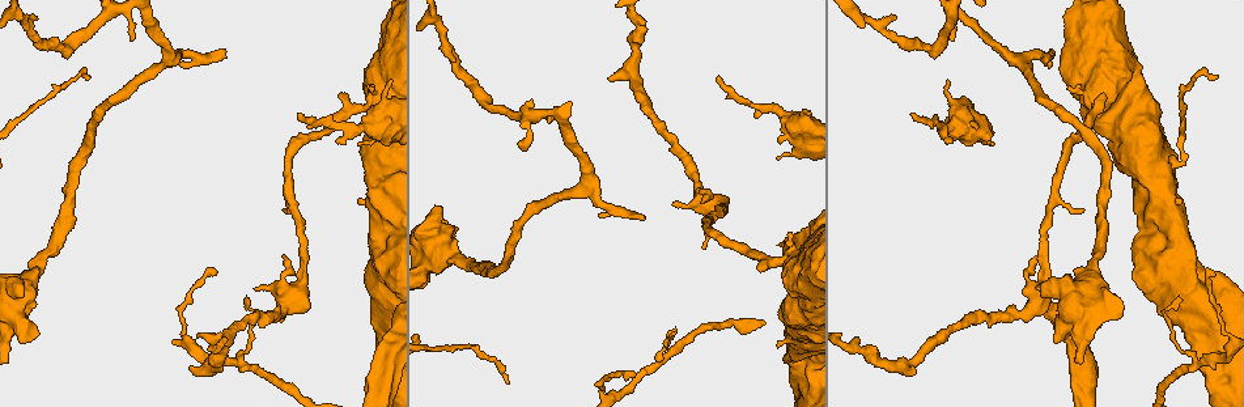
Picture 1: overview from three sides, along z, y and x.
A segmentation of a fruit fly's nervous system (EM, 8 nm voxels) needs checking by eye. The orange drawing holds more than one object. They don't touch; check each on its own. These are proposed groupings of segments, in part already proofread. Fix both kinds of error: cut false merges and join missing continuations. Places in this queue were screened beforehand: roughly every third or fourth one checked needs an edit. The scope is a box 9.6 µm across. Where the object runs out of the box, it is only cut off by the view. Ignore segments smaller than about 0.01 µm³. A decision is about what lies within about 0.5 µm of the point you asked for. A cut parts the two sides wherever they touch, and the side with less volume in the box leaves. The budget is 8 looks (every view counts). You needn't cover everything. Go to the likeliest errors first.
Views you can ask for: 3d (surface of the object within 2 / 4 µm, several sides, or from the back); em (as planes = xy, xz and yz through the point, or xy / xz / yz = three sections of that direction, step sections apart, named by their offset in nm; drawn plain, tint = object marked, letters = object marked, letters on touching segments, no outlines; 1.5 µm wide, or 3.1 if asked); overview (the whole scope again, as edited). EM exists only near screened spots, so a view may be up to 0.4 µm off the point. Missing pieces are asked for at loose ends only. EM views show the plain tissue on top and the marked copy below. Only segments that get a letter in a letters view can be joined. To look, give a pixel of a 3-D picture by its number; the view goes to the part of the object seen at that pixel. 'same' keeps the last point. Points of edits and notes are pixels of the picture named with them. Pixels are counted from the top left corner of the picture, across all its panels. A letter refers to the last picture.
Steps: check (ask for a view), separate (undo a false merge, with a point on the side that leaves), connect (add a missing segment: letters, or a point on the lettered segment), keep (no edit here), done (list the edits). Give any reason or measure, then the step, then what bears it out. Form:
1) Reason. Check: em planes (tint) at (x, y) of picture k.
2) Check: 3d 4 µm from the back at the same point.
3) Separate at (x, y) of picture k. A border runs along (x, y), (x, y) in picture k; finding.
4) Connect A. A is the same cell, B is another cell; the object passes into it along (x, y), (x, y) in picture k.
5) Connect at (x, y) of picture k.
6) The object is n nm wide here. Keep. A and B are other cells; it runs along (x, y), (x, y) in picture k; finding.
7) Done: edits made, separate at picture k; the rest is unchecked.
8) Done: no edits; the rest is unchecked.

Free end. Check: em planes (tint) at (1055, 51) of picture 1.

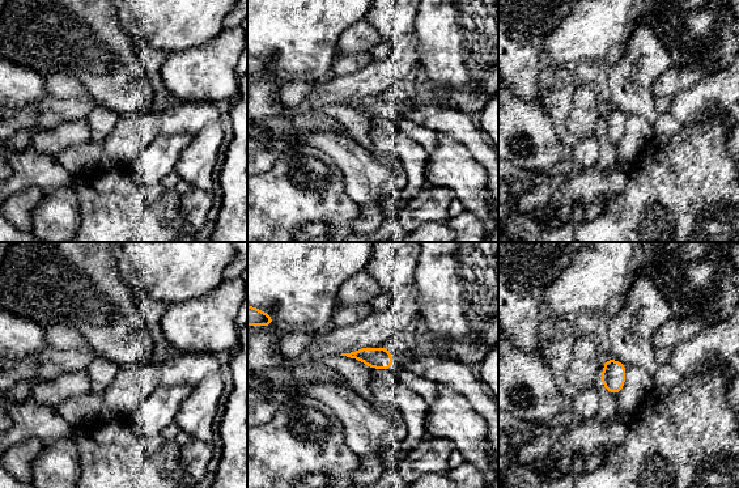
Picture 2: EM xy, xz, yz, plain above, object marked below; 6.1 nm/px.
Check: em planes (letters) at the same point.

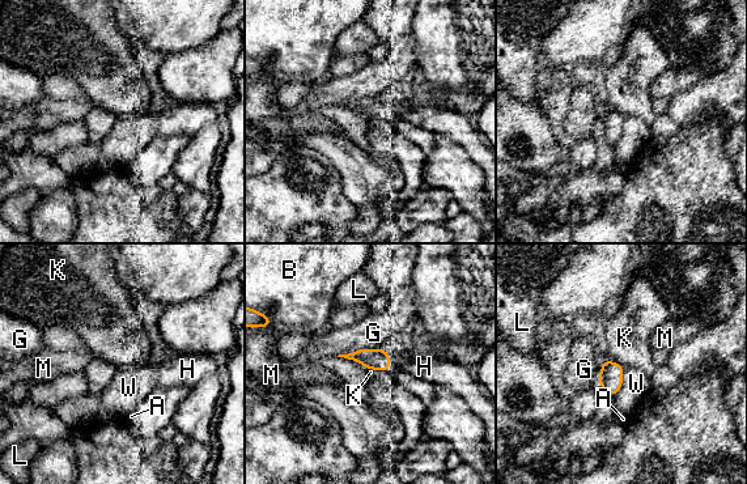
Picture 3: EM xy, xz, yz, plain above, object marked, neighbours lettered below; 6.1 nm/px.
The object is 130 nm wide here. Connect H. H is the same cell, A, B, G, K, L, M and W are other cells; the cell continues.

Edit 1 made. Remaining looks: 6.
Check: overview.

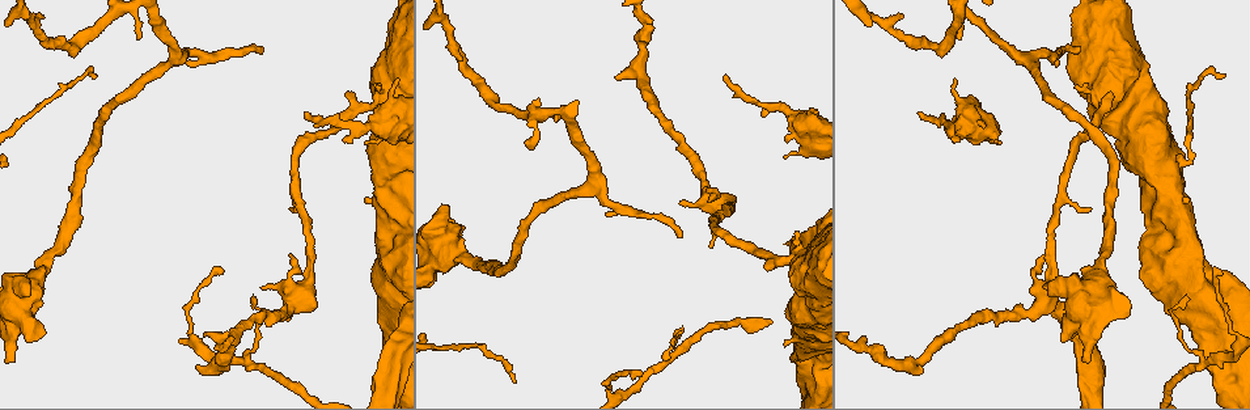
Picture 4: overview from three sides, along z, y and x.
Check: 3d 2 µm at (222, 271) of picture 4.

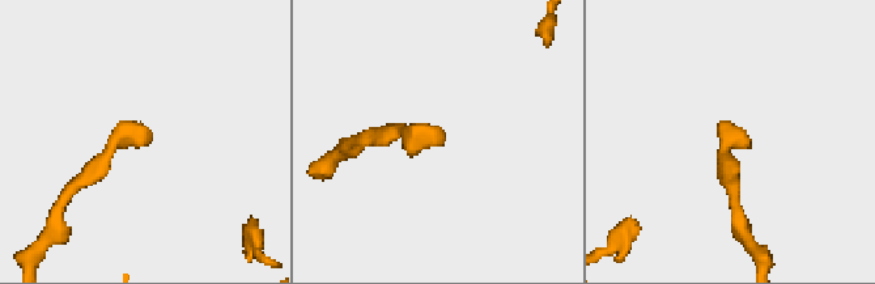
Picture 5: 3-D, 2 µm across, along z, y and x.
Now the EM. Check: em planes (letters) at (734, 142) of picture 5.

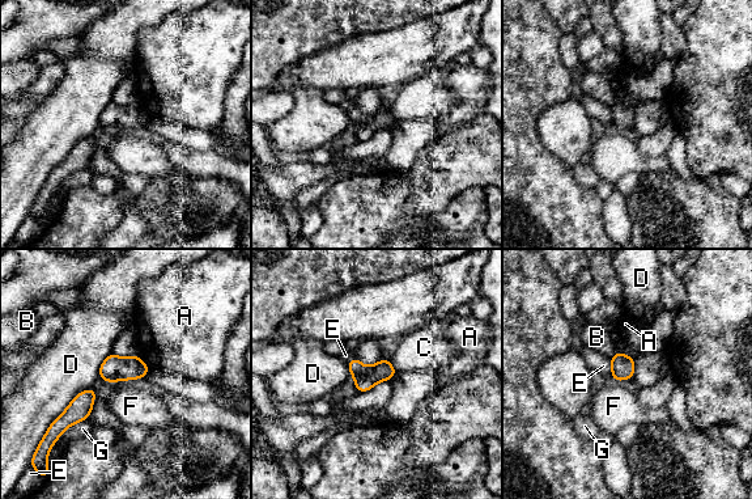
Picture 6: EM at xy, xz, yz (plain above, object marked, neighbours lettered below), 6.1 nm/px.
The object is 140 nm wide here. Keep. A, B, C, D, E, F and G are other cells; a border runs along (612, 379), (616, 381) in picture 6; none of them fits.

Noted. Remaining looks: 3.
An open end. Check: 3d 2 µm at (922, 367) of picture 4.

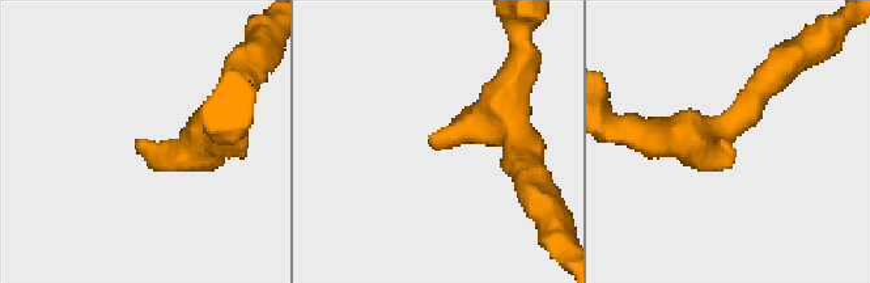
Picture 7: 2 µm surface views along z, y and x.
Shape alone is not enough. Check: em xy step 4 (letters) at (135, 142) of picture 7.

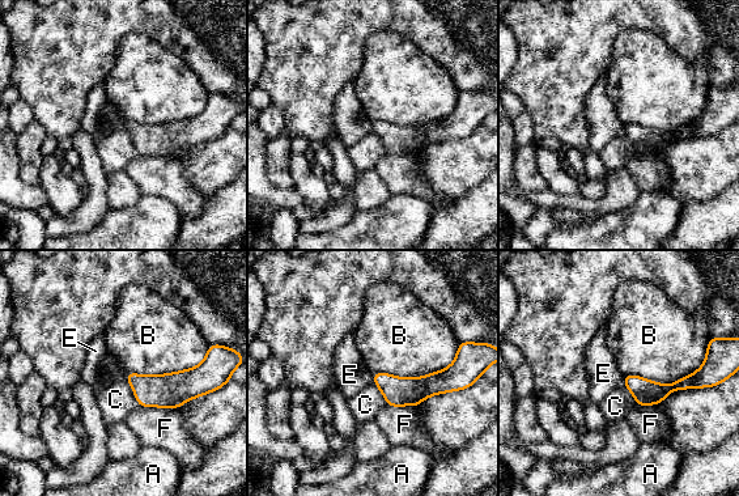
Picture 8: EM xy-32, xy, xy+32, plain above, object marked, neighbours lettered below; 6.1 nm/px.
The object is 140 nm wide here. Keep. A, B, C, E and F are other cells; a border runs along (126, 372), (126, 380), (140, 406) in picture 8; none of them fits.

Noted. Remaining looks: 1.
Done: edits made, connect at picture 3; the rest is unchecked.

